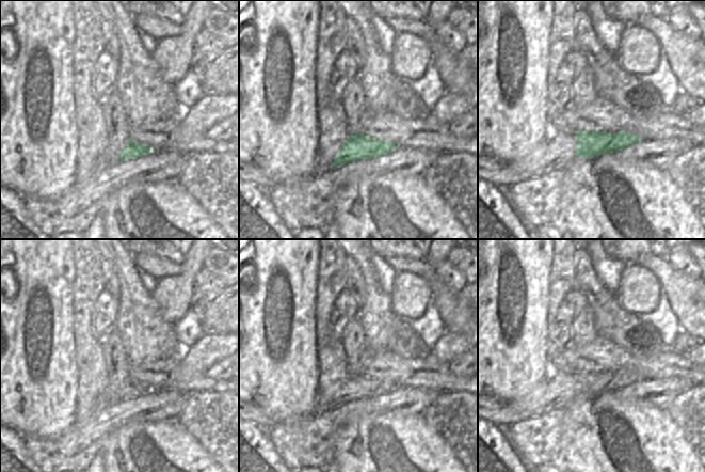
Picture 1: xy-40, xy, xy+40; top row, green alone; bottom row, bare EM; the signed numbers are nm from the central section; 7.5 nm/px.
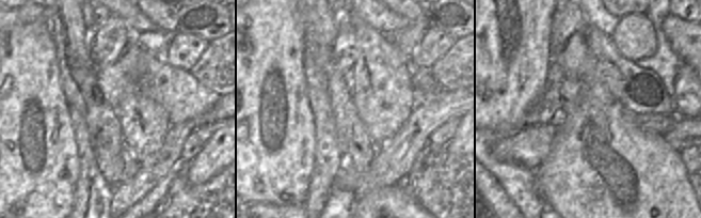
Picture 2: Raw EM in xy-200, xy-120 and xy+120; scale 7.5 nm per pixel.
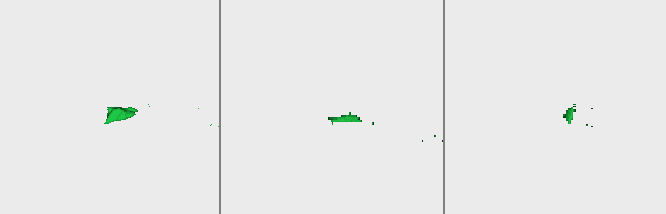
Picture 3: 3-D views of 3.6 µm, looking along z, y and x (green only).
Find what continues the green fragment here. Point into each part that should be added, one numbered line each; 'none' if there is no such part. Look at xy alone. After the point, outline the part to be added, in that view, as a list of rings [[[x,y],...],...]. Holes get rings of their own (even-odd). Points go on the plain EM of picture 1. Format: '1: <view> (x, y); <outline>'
1: xy (325, 396); [[[335,383],[329,388],[322,388],[317,391],[317,399],[315,402],[315,411],[324,411],[334,402],[334,397],[338,393],[341,383]]]

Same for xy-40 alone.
none

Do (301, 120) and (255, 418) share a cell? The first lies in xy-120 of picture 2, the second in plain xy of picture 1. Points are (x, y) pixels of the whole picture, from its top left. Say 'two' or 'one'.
two

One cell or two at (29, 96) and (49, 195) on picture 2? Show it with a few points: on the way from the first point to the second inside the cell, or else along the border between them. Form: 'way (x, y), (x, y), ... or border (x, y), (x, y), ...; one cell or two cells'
way (22, 121), (25, 161), (30, 167), (30, 170); one cell

